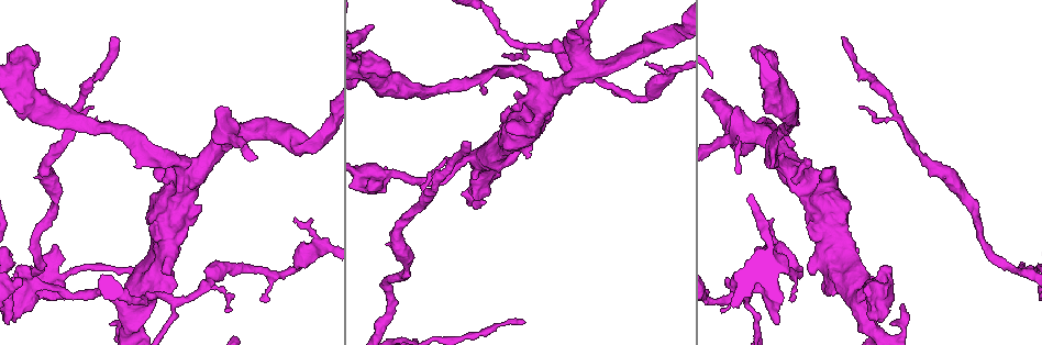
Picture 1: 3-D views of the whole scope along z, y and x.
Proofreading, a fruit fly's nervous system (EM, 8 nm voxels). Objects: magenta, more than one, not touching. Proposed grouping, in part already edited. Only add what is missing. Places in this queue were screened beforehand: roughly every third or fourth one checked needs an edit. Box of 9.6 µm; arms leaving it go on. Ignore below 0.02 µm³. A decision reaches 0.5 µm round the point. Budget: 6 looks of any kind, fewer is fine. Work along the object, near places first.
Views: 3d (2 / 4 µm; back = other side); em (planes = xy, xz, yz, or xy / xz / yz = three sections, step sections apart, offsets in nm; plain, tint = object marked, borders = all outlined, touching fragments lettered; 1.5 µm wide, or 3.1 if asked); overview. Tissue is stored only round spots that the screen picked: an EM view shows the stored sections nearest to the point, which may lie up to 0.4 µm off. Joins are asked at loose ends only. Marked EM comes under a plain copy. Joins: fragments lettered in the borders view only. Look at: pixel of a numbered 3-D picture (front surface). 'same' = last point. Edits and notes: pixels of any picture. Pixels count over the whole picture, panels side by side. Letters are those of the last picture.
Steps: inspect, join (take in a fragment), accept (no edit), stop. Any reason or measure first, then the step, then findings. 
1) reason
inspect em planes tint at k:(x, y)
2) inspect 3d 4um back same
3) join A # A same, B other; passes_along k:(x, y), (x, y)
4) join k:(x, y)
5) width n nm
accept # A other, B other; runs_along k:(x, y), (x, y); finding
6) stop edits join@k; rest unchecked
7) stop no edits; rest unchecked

inspect em planes borders at 1:(726, 281)

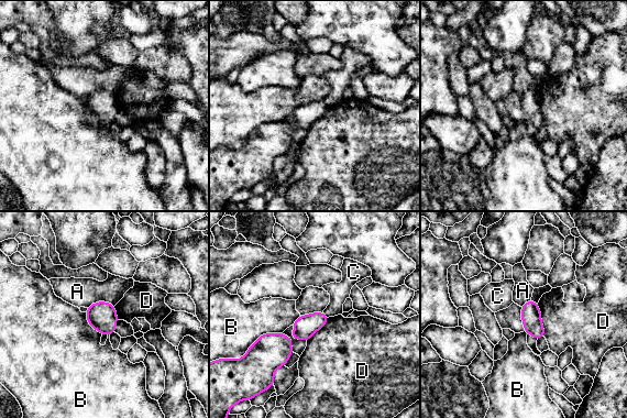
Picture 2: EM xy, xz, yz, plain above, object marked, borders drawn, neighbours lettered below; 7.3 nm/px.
longest_contact B 300 nm
accept # A other, B other, C other, D other; border 2:(322, 312), (328, 317); no lettered fragment goes on from it

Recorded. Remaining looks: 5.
branch stops here
inspect em planes borders at 1:(792, 300)

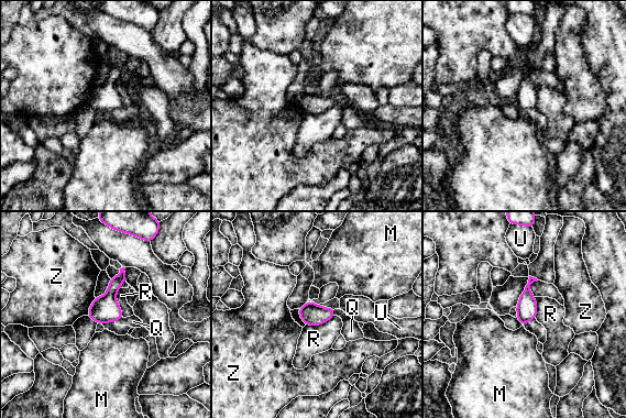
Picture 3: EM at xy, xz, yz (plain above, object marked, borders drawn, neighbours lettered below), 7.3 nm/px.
width 150 nm
accept # M other, Q other, R other, U other, Z other; border 3:(120, 287), (116, 300), (123, 317); none of them fits

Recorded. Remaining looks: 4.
stops while still wide
inspect 3d 2um at 1:(218, 109)

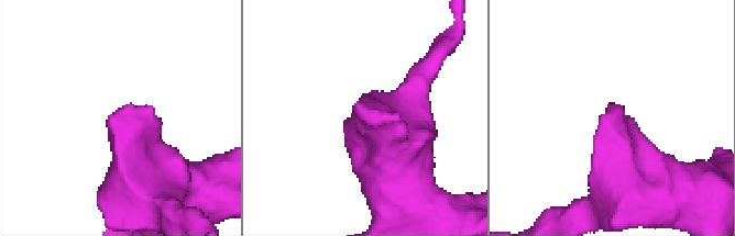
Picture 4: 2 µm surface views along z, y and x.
shape alone is not enough
inspect em planes borders at 4:(121, 111)

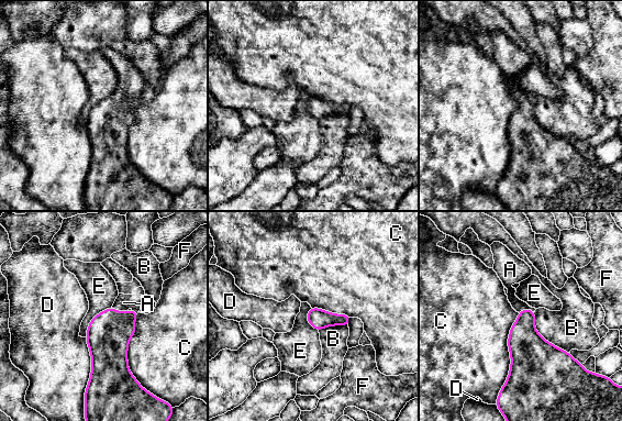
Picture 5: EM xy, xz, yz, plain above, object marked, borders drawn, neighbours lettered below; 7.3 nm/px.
join 5:(517, 277) # A same, B other, C other, D other, E other, F other; it goes on there

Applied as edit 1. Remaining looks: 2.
stop edits join@5; rest unchecked

